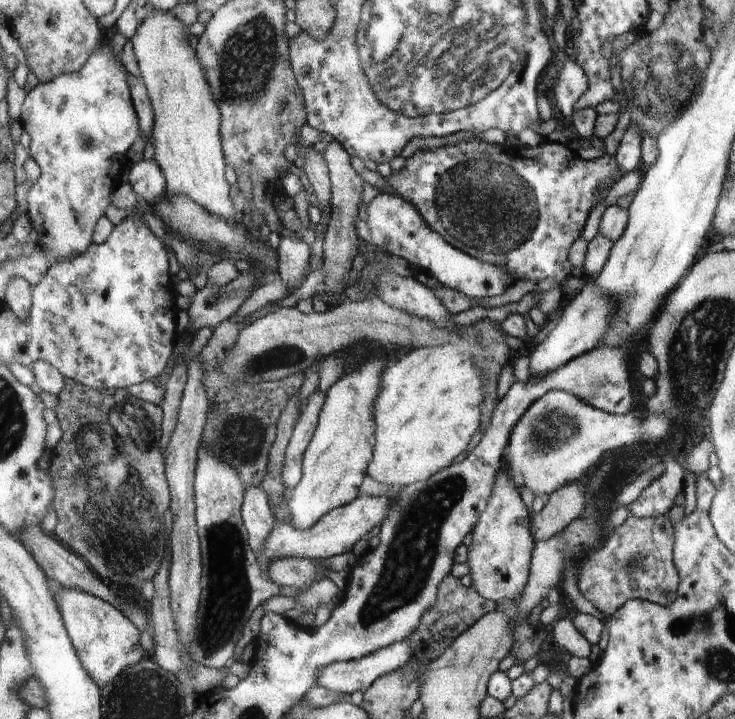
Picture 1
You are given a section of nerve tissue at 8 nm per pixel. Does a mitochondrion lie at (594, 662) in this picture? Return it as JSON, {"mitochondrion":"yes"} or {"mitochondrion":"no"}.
{"mitochondrion":"no"}

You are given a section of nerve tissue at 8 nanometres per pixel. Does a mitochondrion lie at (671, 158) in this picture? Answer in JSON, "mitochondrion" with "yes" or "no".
{"mitochondrion":"no"}

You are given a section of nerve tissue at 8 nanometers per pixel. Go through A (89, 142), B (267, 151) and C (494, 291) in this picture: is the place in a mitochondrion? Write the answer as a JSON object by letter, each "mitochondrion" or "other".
{"A":"mitochondrion","B":"mitochondrion","C":"other"}

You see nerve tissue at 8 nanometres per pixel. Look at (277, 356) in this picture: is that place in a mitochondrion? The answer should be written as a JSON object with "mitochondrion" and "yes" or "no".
{"mitochondrion":"yes"}

